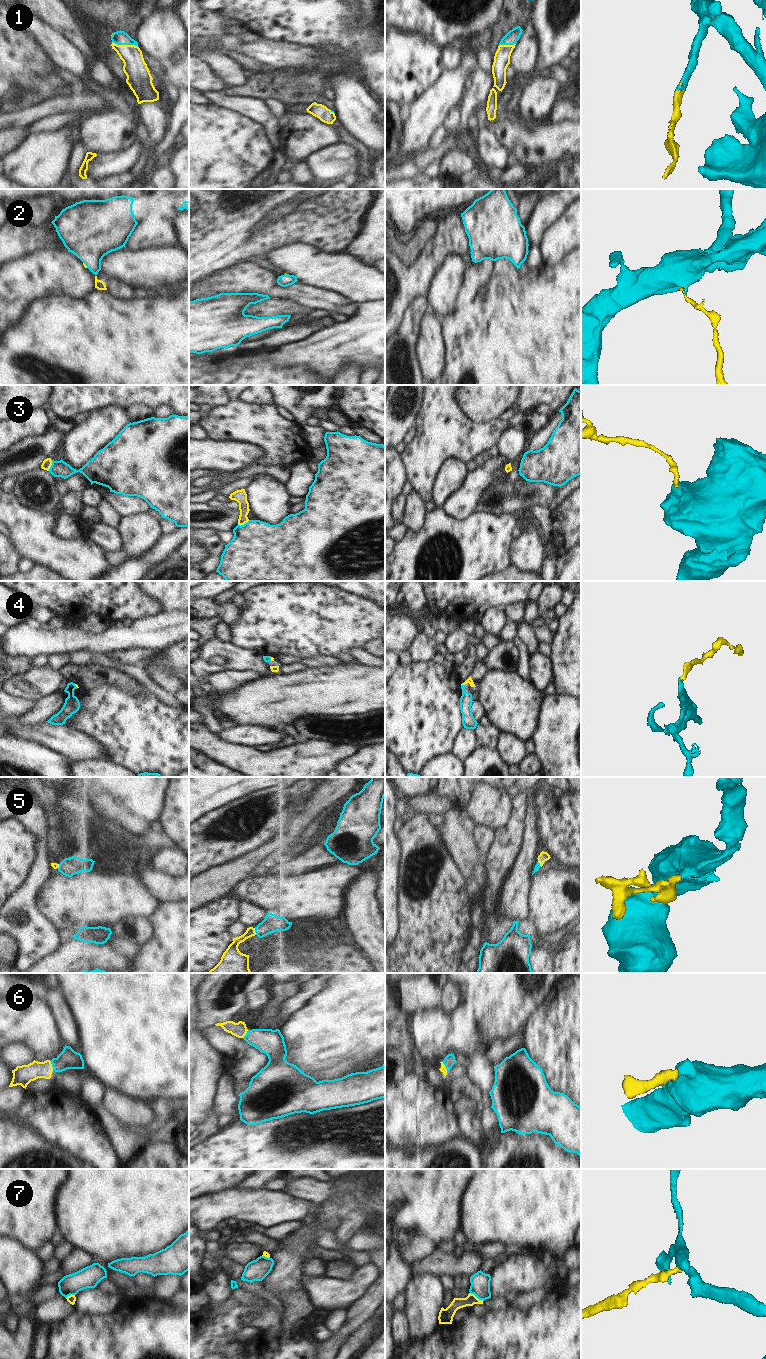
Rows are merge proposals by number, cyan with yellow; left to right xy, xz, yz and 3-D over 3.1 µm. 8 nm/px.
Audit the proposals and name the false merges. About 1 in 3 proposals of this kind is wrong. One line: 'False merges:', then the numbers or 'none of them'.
False merges: 3, 7

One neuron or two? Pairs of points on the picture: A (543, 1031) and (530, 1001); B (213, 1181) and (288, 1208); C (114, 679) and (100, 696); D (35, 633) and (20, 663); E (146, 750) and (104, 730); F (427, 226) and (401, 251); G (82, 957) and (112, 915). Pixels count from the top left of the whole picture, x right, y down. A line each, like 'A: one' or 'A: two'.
A: two
B: two
C: two
D: two
E: one
F: one
G: two

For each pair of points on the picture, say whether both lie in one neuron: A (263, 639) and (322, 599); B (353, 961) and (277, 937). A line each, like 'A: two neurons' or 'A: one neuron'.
A: one neuron
B: two neurons

